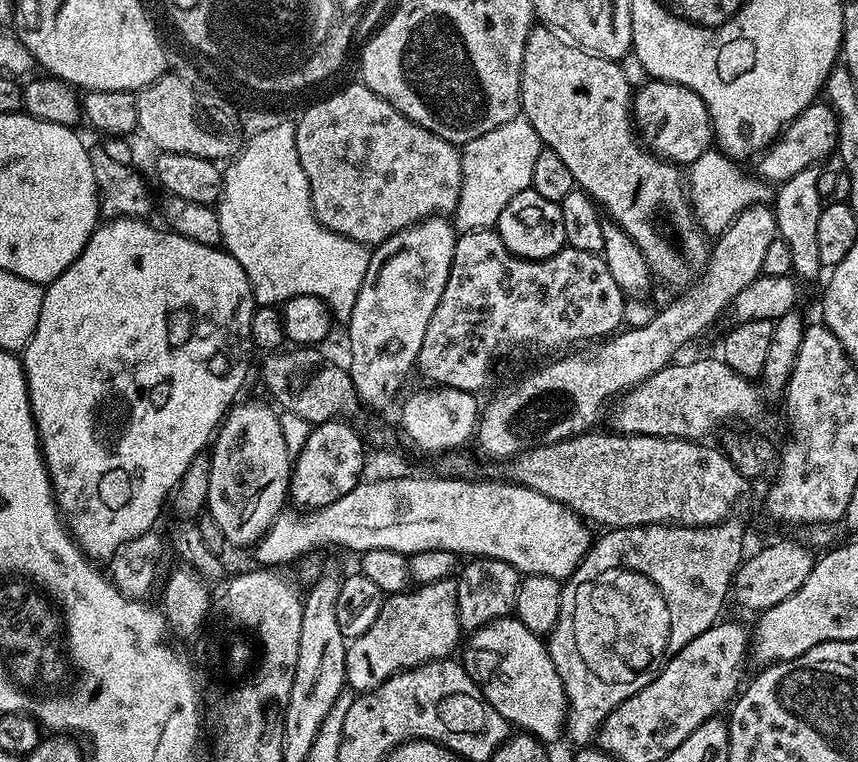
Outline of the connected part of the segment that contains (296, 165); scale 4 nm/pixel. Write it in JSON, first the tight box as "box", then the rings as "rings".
{"box":[216,126,371,322],"rings":[[[288,126],[274,128],[245,143],[237,156],[223,169],[223,186],[216,203],[218,228],[225,251],[246,271],[253,301],[259,307],[275,307],[292,297],[310,294],[322,298],[337,321],[346,322],[354,310],[362,278],[366,278],[371,251],[365,245],[347,240],[316,221],[312,212],[309,183],[298,158],[296,133]]]}

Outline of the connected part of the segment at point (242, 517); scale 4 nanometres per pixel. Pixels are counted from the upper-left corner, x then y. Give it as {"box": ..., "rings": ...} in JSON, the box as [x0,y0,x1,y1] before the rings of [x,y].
{"box":[206,404,292,546],"rings":[[[239,404],[228,409],[210,448],[206,512],[218,524],[218,529],[222,530],[229,545],[252,546],[264,537],[268,527],[275,522],[276,516],[285,507],[288,478],[292,475],[292,460],[282,438],[282,426],[277,409],[267,408],[264,404]]]}

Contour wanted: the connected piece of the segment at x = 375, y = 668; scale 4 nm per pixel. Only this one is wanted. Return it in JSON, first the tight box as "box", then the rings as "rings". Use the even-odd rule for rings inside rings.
{"box":[344,579,462,694],"rings":[[[455,579],[422,584],[389,595],[382,610],[378,610],[378,618],[374,618],[374,626],[347,645],[344,675],[347,687],[356,694],[372,692],[399,672],[451,657],[456,643],[457,648],[461,643],[460,636],[462,640]]]}

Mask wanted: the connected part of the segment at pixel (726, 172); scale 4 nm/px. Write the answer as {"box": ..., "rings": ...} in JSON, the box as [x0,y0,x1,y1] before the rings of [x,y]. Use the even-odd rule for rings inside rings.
{"box":[689,150,769,234],"rings":[[[709,150],[689,167],[689,199],[692,201],[692,210],[696,214],[696,219],[699,220],[705,233],[719,234],[723,232],[725,228],[731,226],[738,214],[742,214],[742,210],[746,210],[752,204],[769,199],[769,185],[755,175],[753,175],[754,177],[747,176],[736,164],[739,163],[733,157],[725,156],[719,150]]]}

